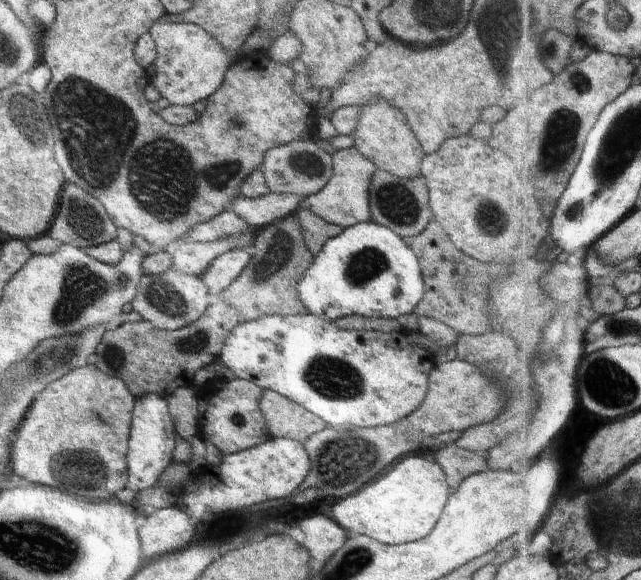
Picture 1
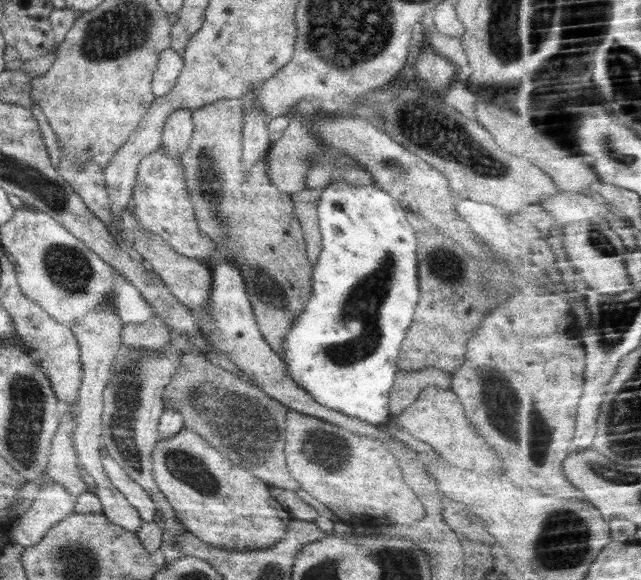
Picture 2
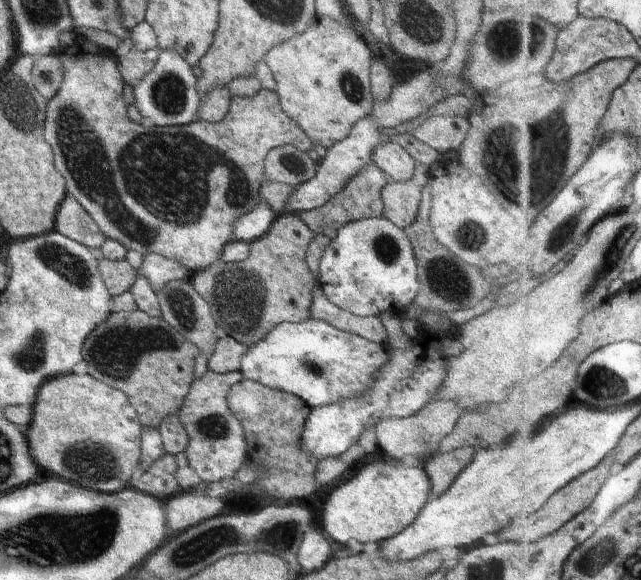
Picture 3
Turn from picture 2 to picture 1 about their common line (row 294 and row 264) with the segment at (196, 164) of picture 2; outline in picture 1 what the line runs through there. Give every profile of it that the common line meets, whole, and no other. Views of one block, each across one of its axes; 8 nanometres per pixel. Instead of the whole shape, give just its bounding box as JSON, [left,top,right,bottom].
[220,214,313,321]

